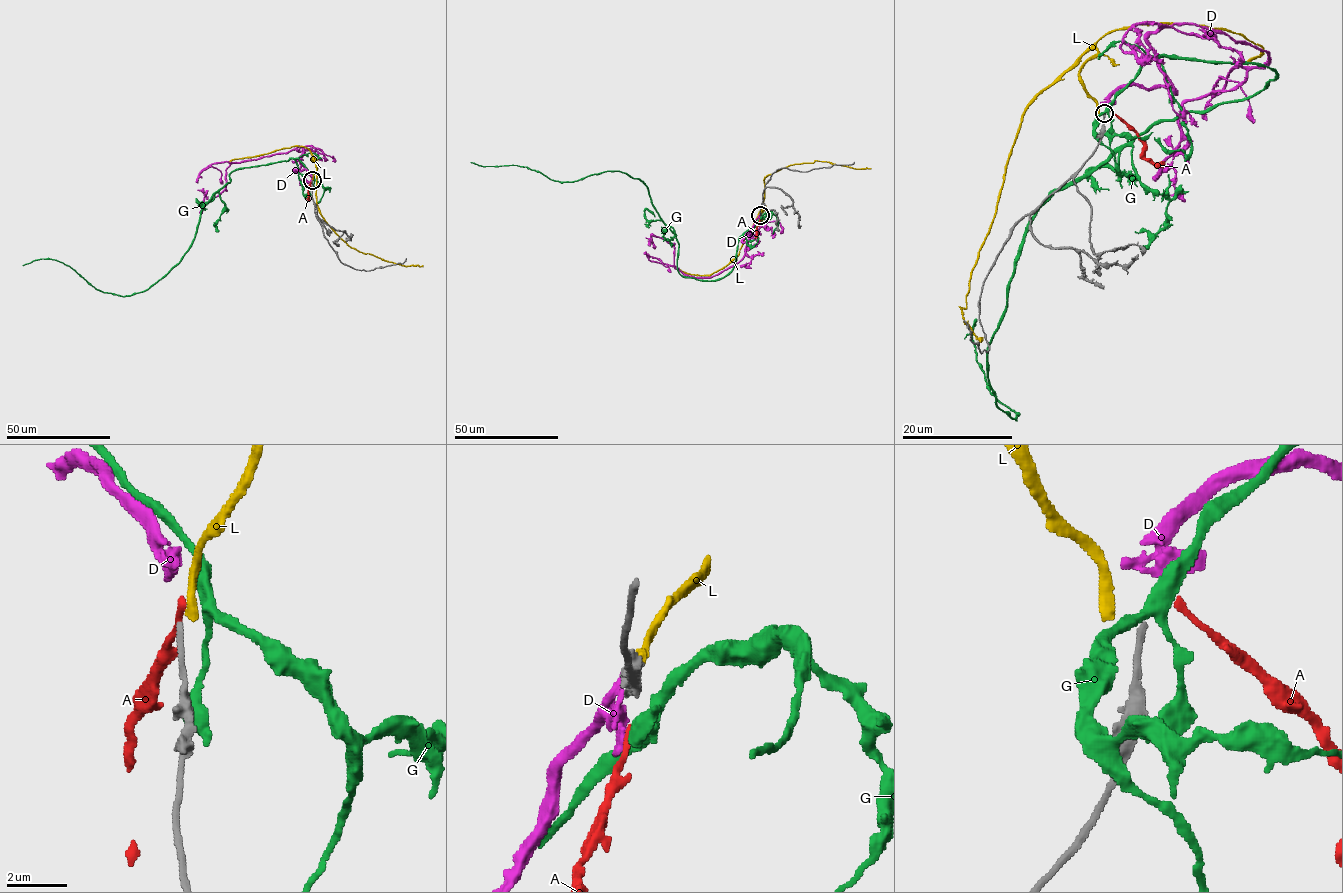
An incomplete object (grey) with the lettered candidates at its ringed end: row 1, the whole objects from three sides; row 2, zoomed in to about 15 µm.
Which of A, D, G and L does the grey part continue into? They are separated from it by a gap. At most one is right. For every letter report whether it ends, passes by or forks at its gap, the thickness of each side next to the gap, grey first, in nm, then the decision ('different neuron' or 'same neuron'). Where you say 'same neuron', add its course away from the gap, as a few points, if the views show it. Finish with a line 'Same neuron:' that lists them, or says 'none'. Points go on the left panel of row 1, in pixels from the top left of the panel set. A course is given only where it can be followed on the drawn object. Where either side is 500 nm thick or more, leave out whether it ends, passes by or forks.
A: it ends; calibres 180 and 220 nm; different neuron
D: it forks; calibres 180 and 260 nm; different neuron
G: it forks; calibres 180 and 360 nm; different neuron
L: it ends; calibres 180 and 400 nm; different neuron
Same neuron: none

